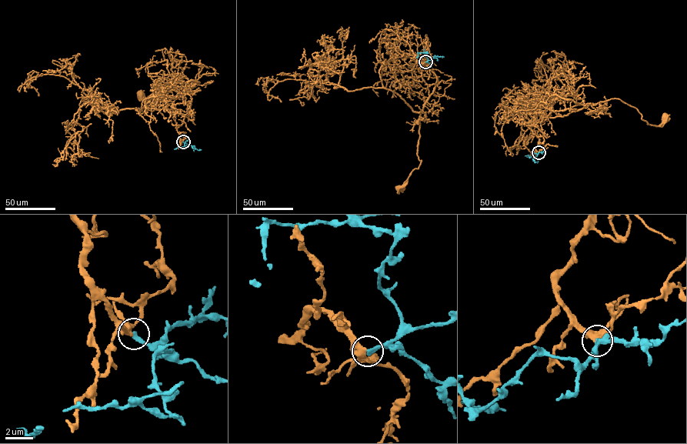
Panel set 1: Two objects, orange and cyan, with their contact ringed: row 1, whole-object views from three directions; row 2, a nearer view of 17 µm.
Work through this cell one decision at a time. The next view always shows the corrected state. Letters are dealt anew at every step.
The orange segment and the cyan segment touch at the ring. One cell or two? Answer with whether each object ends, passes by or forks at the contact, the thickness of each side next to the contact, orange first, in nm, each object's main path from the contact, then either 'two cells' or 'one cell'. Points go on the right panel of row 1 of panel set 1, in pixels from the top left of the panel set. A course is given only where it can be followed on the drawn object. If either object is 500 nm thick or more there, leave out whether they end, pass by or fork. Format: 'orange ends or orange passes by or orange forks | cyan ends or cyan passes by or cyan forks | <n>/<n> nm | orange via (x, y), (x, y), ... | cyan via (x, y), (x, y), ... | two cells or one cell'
orange forks | cyan ends | 360/320 nm | orange via (538, 152), (538, 138), (521, 120), (513, 99), (555, 111), (618, 98), (648, 124), (660, 125), (665, 117) | cyan via (538, 152), (527, 156), (531, 157) | one cell

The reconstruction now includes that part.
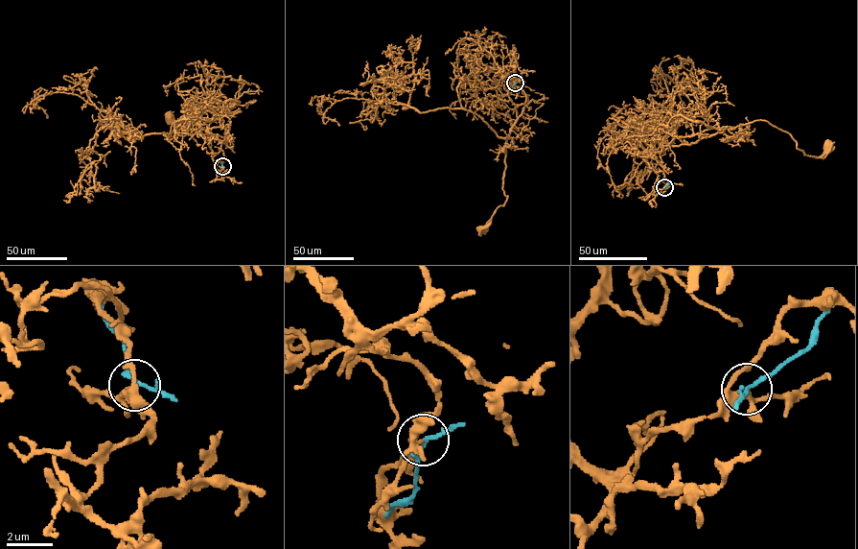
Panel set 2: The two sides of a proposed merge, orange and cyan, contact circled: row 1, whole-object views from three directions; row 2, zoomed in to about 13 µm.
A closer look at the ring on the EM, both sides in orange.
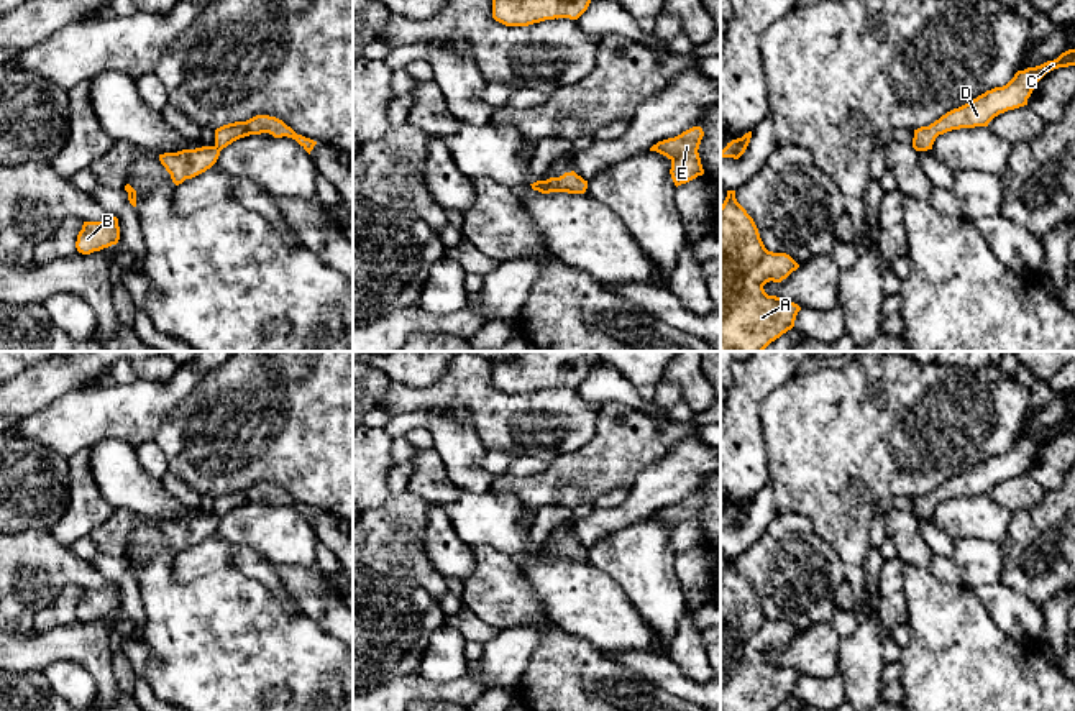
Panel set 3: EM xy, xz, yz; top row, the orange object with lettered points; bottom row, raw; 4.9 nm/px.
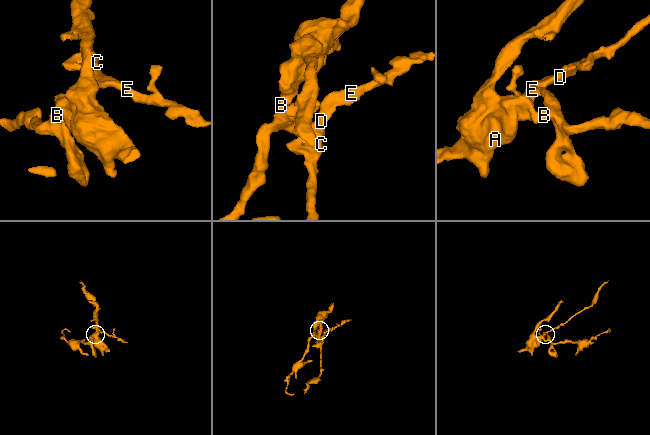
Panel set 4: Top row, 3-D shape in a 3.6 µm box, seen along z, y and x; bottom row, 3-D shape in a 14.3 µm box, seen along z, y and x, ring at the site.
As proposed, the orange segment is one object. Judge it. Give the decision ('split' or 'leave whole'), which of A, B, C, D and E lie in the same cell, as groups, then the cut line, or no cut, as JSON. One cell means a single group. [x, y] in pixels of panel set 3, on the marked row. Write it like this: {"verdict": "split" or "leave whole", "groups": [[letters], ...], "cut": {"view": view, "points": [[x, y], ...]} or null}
{"verdict": "split", "groups": [["A", "B"], ["C", "D", "E"]], "cut": {"view": "xy", "points": [[215, 145], [219, 151]]}}

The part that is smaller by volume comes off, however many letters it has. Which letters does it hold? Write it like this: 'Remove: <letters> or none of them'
Remove: C, D, E

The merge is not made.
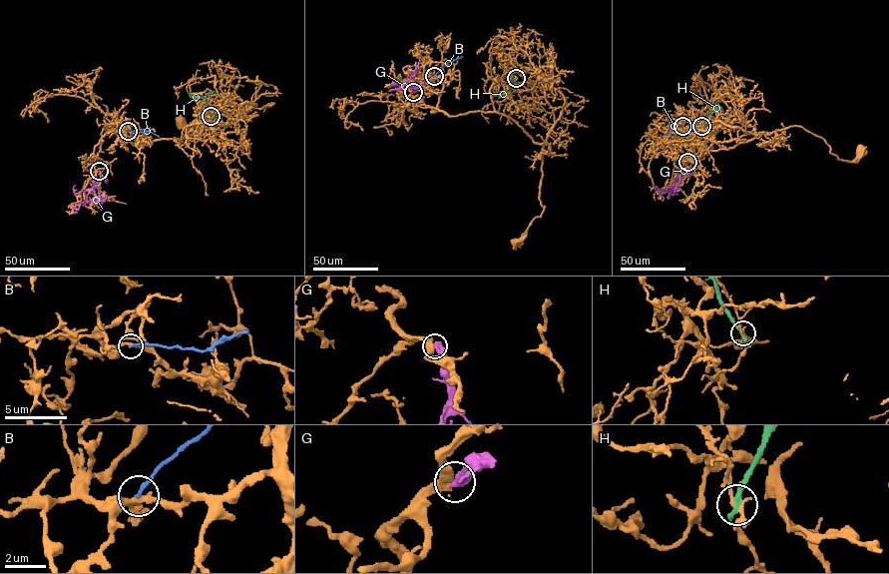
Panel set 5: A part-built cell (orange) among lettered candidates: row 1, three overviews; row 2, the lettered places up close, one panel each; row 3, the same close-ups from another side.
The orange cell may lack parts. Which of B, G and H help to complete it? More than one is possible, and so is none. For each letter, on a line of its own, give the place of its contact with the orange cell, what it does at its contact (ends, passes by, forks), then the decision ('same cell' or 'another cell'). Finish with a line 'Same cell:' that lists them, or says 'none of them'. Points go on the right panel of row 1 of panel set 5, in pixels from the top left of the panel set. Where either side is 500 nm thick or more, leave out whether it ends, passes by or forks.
B: meets orange at (682, 126); it ends there; another cell
G: meets orange at (687, 162); another cell
H: meets orange at (701, 126); it ends there; another cell
Same cell: none of them

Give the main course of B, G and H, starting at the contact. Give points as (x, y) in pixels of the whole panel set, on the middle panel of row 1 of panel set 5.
B: (434, 76), (447, 62), (462, 56)
G: (413, 92), (408, 85), (419, 62)
H: (516, 78), (508, 92), (495, 92)

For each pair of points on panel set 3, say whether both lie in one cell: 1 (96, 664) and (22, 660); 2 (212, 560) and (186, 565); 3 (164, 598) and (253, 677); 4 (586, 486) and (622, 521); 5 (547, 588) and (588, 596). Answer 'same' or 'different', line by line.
1: same
2: same
3: same
4: different
5: same

